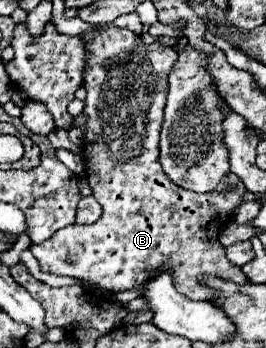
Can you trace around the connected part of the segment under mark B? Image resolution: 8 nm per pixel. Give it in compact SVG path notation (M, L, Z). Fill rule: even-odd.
M108 23L108 25L98 25L96 31L90 31L90 33L82 33L80 35L84 39L84 45L88 47L86 49L86 69L84 69L84 87L88 91L88 97L86 97L86 107L84 111L74 117L72 125L82 129L84 133L84 159L86 159L86 167L88 167L88 183L90 187L94 189L94 199L102 205L102 217L94 223L94 225L68 225L60 231L56 231L56 235L52 235L52 239L40 243L40 245L32 245L30 251L34 253L34 257L40 261L40 267L42 271L46 273L54 273L54 275L68 275L68 277L76 277L76 279L82 279L82 281L90 281L94 285L100 285L104 287L106 291L110 293L118 293L118 291L126 291L126 289L134 289L136 285L144 283L144 279L154 279L156 275L160 273L170 273L172 279L174 279L174 285L178 287L178 291L194 301L210 301L212 299L212 291L208 291L208 287L200 285L198 277L200 275L218 275L222 279L228 279L228 281L234 281L234 283L244 283L246 277L242 273L240 267L232 267L232 263L228 261L226 257L226 251L224 251L224 245L218 241L218 231L230 221L234 209L242 203L242 195L246 193L246 187L244 183L240 183L240 179L236 179L234 173L226 175L224 177L224 187L216 187L214 191L210 193L192 193L188 189L180 189L176 187L162 171L160 167L160 161L158 161L158 139L160 139L160 123L164 119L164 103L166 103L166 93L168 93L168 71L172 69L172 65L176 63L176 49L172 49L170 45L164 45L160 41L152 41L152 43L144 43L140 35L128 31L128 29L120 29L116 27L114 23ZM150 101L150 107L144 115L144 103Z

